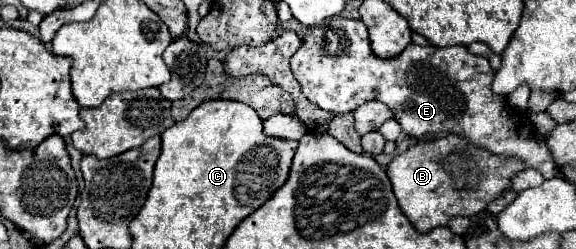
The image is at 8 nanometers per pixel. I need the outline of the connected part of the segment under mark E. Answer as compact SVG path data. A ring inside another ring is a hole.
M331 18L325 24L311 28L303 38L301 48L291 58L291 70L301 84L301 90L307 100L317 104L323 110L331 110L335 114L353 112L357 106L369 100L379 100L393 110L393 118L401 124L403 132L413 140L437 140L441 136L457 134L469 140L475 146L481 146L493 154L519 158L527 166L539 170L545 178L553 178L557 174L555 162L551 160L551 152L543 138L533 138L533 126L525 120L515 108L509 110L505 98L495 96L491 90L493 70L485 56L471 54L465 46L417 46L409 44L399 56L393 60L381 60L371 52L371 42L367 28L361 20L347 20L347 18Z

